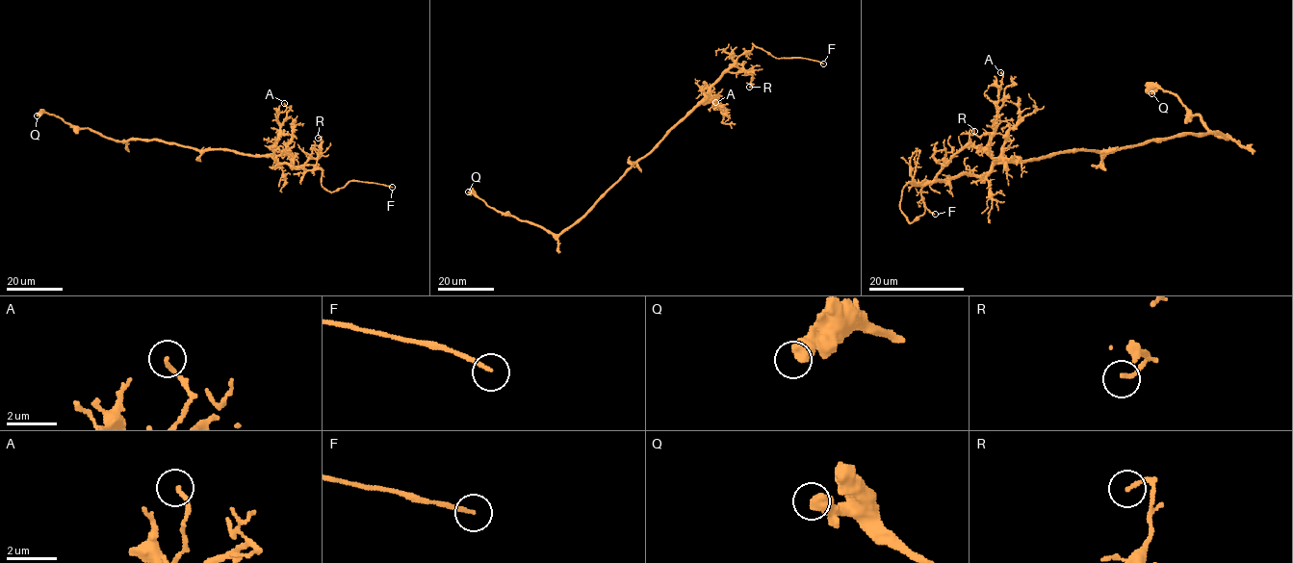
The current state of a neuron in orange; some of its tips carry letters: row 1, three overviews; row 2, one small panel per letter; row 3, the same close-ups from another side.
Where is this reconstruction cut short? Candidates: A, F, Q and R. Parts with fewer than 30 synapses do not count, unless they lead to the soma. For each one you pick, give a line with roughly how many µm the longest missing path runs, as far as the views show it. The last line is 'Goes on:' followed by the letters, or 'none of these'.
F: missing 15 µm
Goes on: F

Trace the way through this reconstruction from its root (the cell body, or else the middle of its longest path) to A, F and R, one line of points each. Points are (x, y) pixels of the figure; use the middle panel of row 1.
A: (655, 146), (706, 96), (709, 101), (715, 102)
F: (655, 146), (709, 95), (712, 84), (739, 56), (751, 49), (752, 43), (777, 58), (801, 58), (823, 63)
R: (655, 146), (709, 95), (710, 88), (735, 65), (751, 73), (752, 85), (749, 87)

